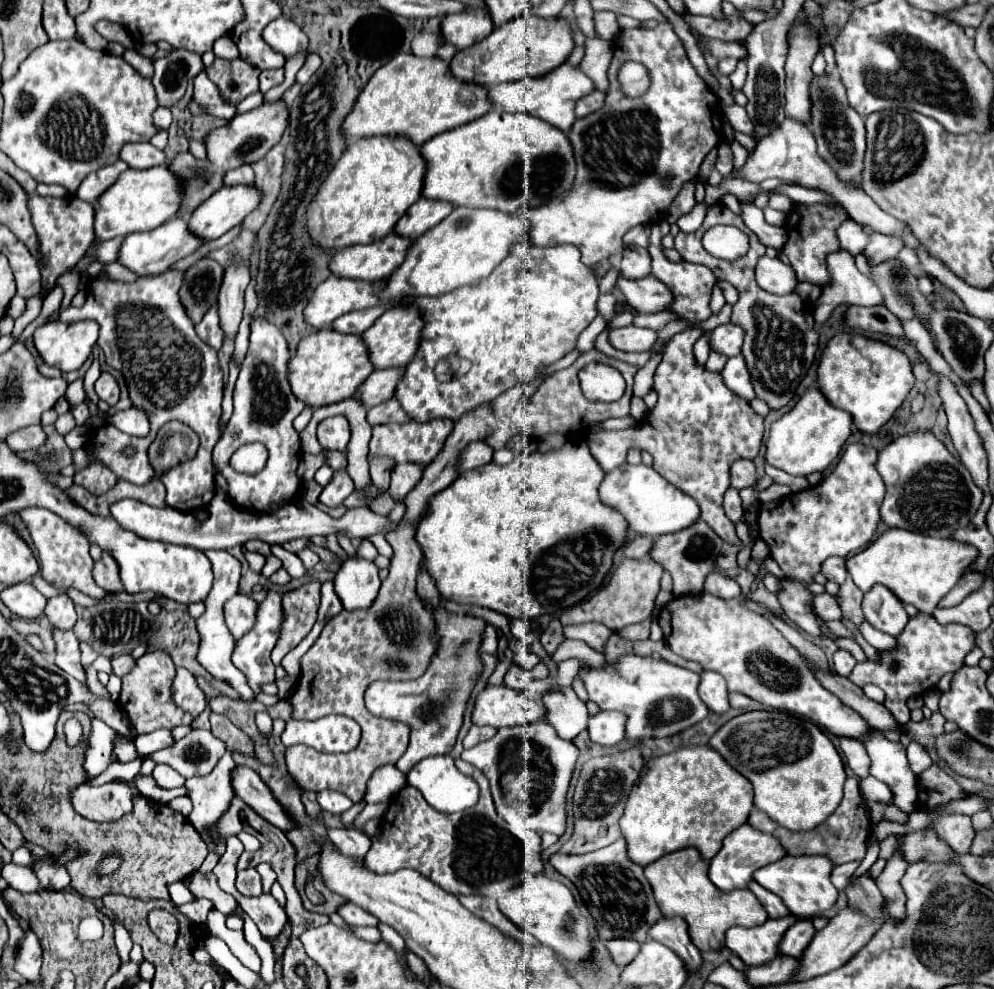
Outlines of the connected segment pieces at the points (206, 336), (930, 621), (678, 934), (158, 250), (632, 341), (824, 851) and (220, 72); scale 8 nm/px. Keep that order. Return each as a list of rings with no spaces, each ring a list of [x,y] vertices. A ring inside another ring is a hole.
[[[212,307],[204,319],[196,325],[196,333],[214,349],[220,349],[222,347],[222,341],[224,341],[224,335],[222,335],[222,329],[218,325],[218,309]]]
[[[918,613],[918,617],[912,617],[906,625],[906,629],[896,637],[898,649],[892,653],[880,653],[882,661],[866,661],[858,663],[854,671],[848,675],[848,679],[864,687],[868,683],[878,685],[886,693],[886,709],[894,713],[894,717],[904,723],[906,719],[906,701],[912,695],[922,695],[930,689],[930,685],[936,685],[940,677],[946,673],[954,673],[964,665],[964,657],[974,649],[974,631],[964,625],[940,625],[934,617]]]
[[[662,917],[656,925],[648,929],[648,935],[654,941],[660,941],[662,945],[670,947],[690,971],[696,971],[702,965],[700,951],[694,947],[694,943],[688,937],[688,925],[680,917]]]
[[[174,217],[170,221],[166,221],[164,225],[156,227],[154,231],[148,233],[132,233],[126,237],[122,249],[120,249],[120,263],[126,265],[128,269],[132,269],[136,275],[154,275],[154,273],[162,273],[166,271],[174,261],[192,255],[198,247],[202,247],[206,241],[196,237],[190,229],[188,229],[188,221]]]
[[[628,325],[628,327],[620,327],[620,329],[612,329],[608,335],[608,341],[614,349],[640,353],[640,351],[648,351],[654,345],[656,331]]]
[[[850,777],[844,785],[844,799],[840,807],[824,821],[820,827],[814,827],[812,831],[788,831],[786,827],[780,827],[774,823],[764,811],[754,809],[748,823],[760,831],[766,831],[770,835],[776,835],[780,843],[788,849],[788,855],[826,855],[832,859],[834,865],[844,865],[850,861],[862,861],[866,857],[866,845],[870,835],[870,819],[868,813],[864,813],[864,797],[858,787],[858,779]]]
[[[218,59],[212,67],[206,69],[208,77],[220,87],[220,93],[230,103],[240,103],[250,93],[258,91],[258,73],[260,69],[250,67],[246,61]]]

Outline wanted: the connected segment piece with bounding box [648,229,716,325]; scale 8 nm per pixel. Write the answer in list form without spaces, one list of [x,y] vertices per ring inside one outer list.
[[[656,229],[650,237],[650,247],[648,253],[652,257],[652,275],[656,279],[660,279],[674,295],[674,301],[668,305],[668,311],[676,313],[678,319],[686,321],[688,325],[694,323],[702,323],[708,317],[712,317],[712,309],[710,309],[710,295],[712,295],[712,287],[716,283],[716,277],[712,275],[712,271],[704,265],[696,265],[696,263],[688,263],[688,261],[680,261],[680,263],[672,263],[662,255],[662,245],[660,245],[662,233]]]

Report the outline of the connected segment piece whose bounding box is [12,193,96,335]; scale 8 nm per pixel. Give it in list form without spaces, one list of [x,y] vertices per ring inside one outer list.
[[[36,193],[28,195],[28,209],[32,215],[32,225],[38,237],[38,251],[40,251],[40,273],[42,273],[42,291],[28,299],[28,309],[20,319],[16,319],[12,335],[20,335],[28,323],[32,323],[42,309],[44,293],[56,285],[56,279],[72,269],[88,251],[88,247],[96,241],[94,235],[94,207],[92,203],[86,203],[82,199],[76,199],[76,195],[66,197],[40,197]]]

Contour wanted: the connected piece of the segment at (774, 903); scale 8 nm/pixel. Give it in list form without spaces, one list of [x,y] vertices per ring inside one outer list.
[[[752,881],[748,887],[750,887],[750,891],[758,897],[758,901],[762,903],[762,907],[766,909],[766,913],[768,913],[770,917],[784,917],[784,915],[790,915],[790,913],[788,913],[788,907],[784,905],[784,901],[782,901],[780,897],[776,897],[774,893],[770,893],[770,891],[766,891],[764,887],[756,885],[754,881]]]

